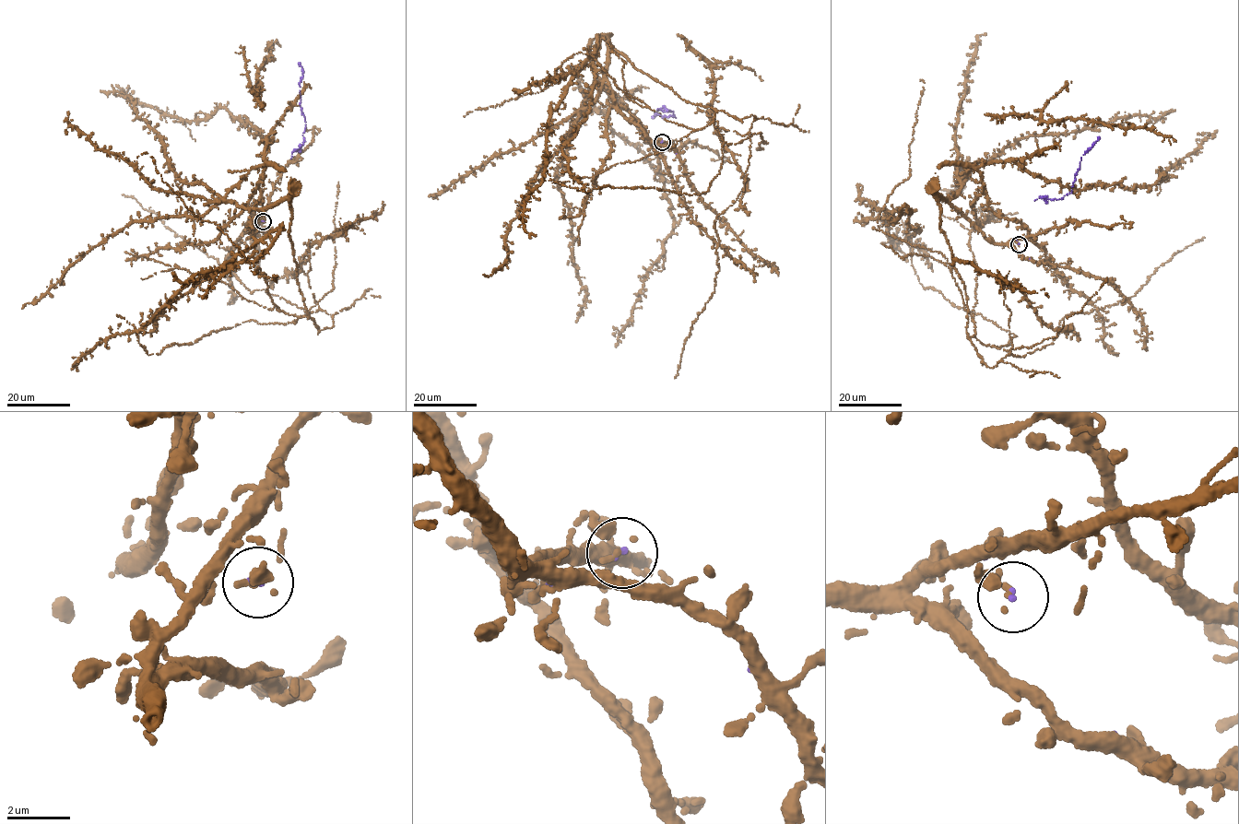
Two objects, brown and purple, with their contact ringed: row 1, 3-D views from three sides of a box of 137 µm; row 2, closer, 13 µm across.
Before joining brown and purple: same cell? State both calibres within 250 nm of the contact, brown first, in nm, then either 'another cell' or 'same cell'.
240/130 nm | same cell

